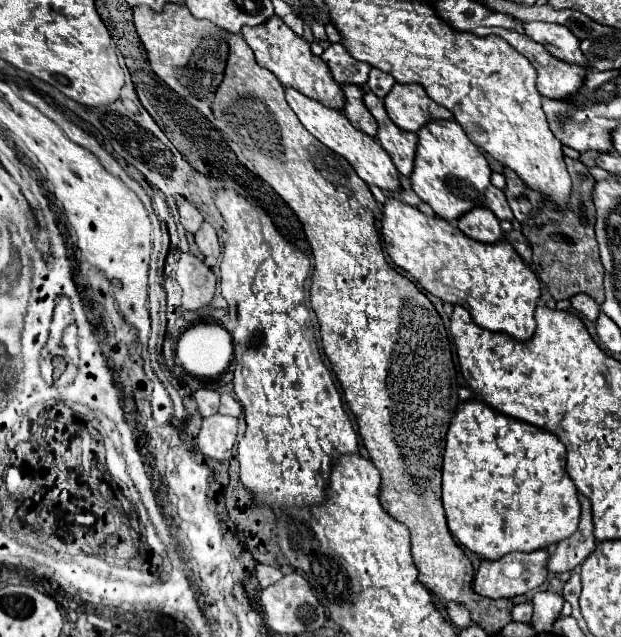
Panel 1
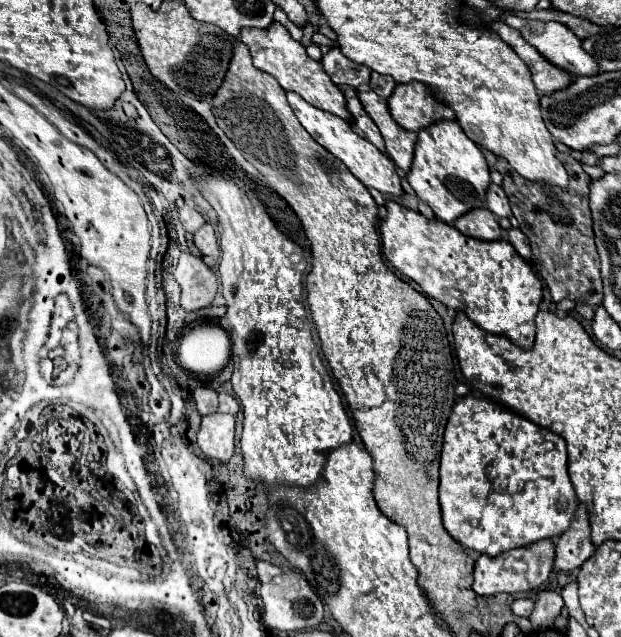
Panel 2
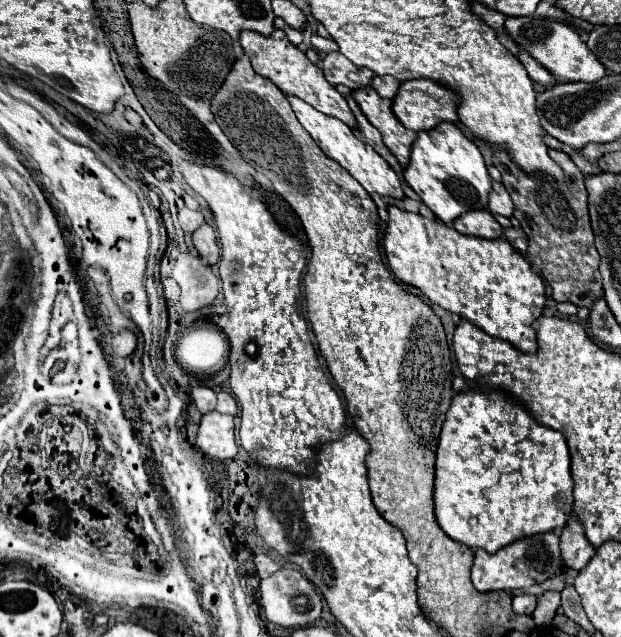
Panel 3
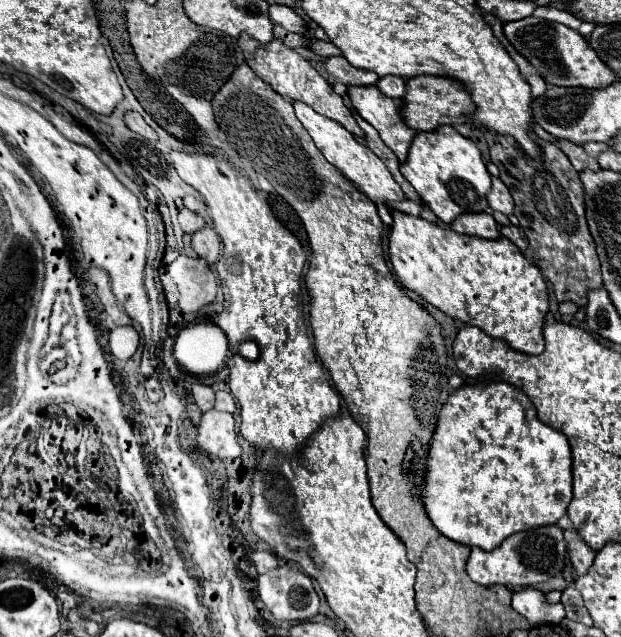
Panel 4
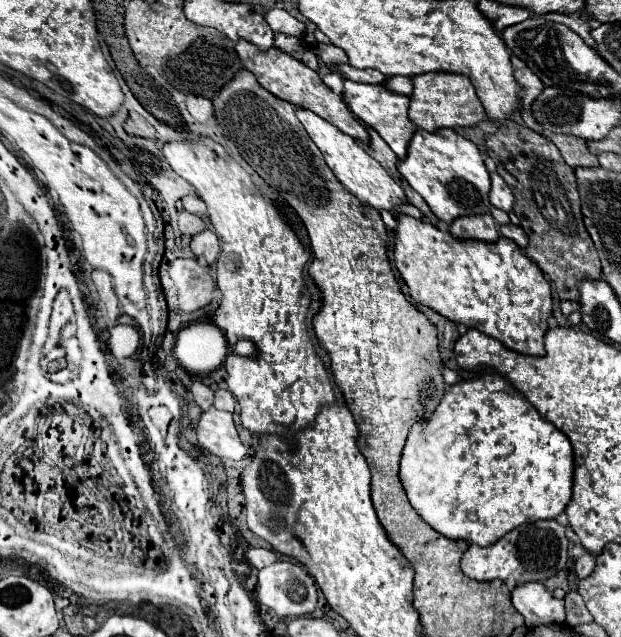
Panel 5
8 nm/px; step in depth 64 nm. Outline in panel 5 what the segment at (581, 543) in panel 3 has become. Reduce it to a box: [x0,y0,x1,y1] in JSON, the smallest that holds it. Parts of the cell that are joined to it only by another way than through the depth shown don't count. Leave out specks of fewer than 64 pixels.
[574,550,596,578]

